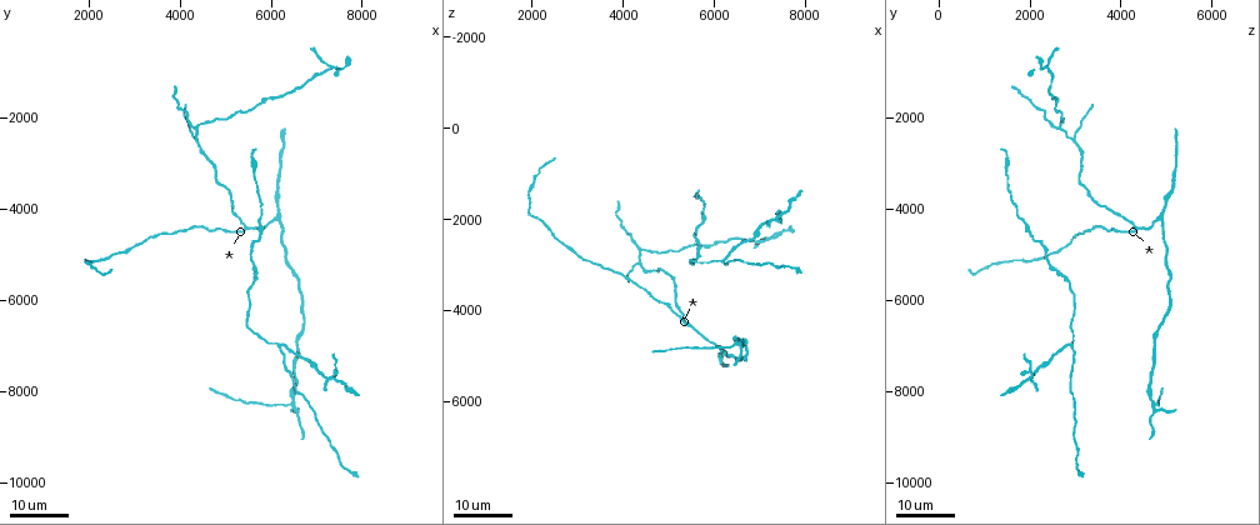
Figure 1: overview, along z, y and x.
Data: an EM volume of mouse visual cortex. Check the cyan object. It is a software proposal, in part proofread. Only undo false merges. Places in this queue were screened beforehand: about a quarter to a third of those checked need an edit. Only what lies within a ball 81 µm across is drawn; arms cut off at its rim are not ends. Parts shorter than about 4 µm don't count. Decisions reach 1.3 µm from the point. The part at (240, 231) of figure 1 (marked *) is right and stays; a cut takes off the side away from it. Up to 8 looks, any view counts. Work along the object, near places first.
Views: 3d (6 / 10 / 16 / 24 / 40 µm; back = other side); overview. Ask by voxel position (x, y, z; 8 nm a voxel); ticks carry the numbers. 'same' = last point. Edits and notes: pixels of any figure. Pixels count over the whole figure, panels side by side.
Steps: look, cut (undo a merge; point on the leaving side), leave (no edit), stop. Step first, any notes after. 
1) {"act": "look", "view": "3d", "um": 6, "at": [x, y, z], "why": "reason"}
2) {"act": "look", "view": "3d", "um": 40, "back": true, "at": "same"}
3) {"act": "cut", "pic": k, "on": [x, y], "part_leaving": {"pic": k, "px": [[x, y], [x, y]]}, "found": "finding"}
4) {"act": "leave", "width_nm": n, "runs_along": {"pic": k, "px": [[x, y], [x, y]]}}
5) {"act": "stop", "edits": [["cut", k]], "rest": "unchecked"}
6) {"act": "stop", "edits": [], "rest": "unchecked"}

{"act": "look", "view": "3d", "um": 16, "at": [5500, 4450, 4300], "why": "three arms meet"}

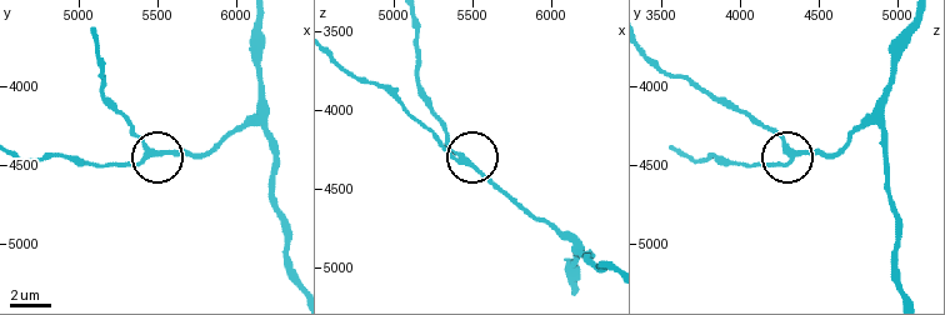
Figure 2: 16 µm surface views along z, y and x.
{"act": "look", "view": "3d", "um": 10, "at": [5480, 4420, 4320], "why": "closer look"}

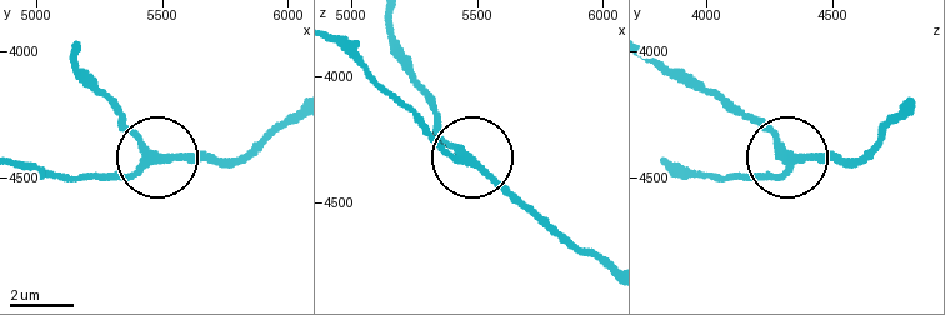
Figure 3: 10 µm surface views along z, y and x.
{"act": "leave", "width_nm": 250, "runs_along": {"pic": 3, "px": [[124, 176], [163, 160], [231, 160]]}, "found": "continuous, no second neuron"}

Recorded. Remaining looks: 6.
{"act": "look", "view": "3d", "um": 24, "at": [6150, 7050, 2950], "why": "three arms meet"}

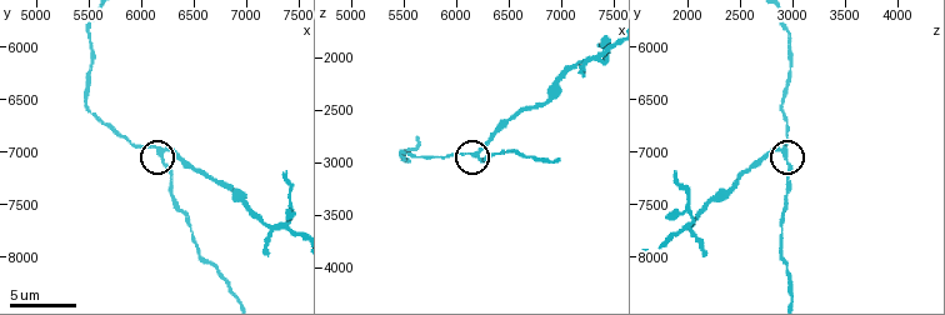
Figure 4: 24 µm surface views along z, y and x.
{"act": "look", "view": "3d", "um": 10, "at": [6200, 7000, 2940]}

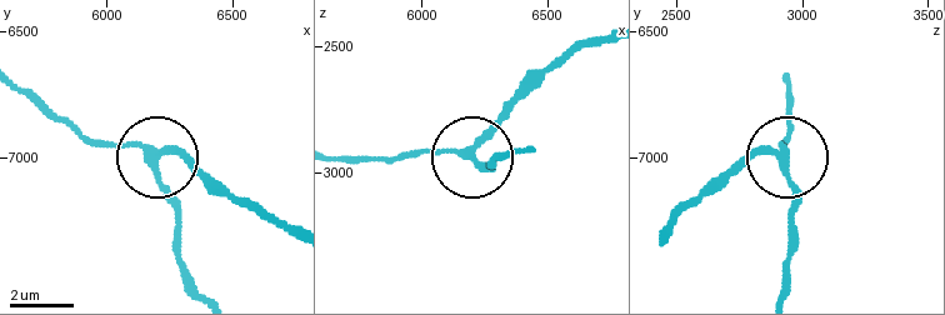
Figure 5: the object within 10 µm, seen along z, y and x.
{"act": "cut", "pic": 5, "on": [188, 154], "arms": 3, "found": "two neurons meet here"}

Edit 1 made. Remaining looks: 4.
{"act": "look", "view": "3d", "um": 24, "at": [6650, 6350, 4950], "why": "calibre changes"}

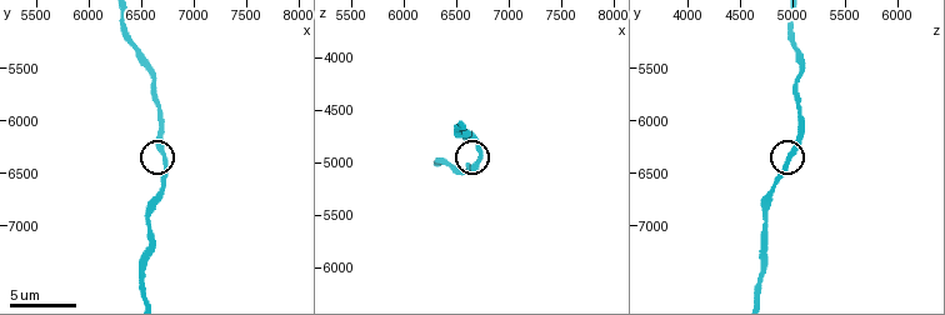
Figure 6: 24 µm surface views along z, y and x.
{"act": "look", "view": "3d", "um": 10, "at": [6700, 6300, 5020]}

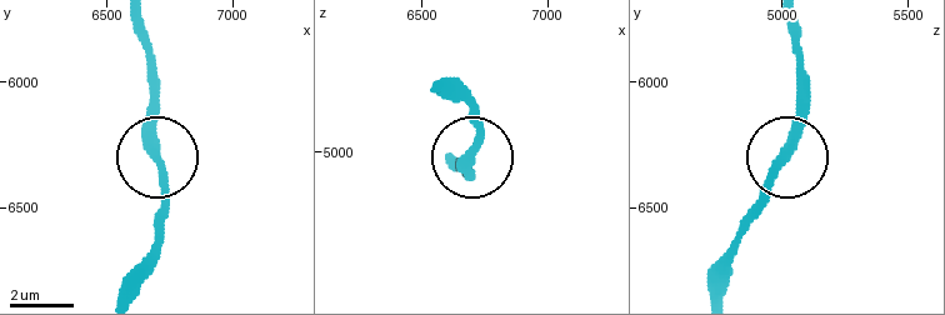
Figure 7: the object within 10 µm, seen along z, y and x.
{"act": "leave", "runs_along": {"pic": 7, "px": [[795, 25], [795, 139], [768, 203], [733, 240]]}, "found": "continuous, no second neuron"}

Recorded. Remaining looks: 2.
{"act": "look", "view": "3d", "um": 16, "at": [6200, 4150, 4950], "why": "branch point"}

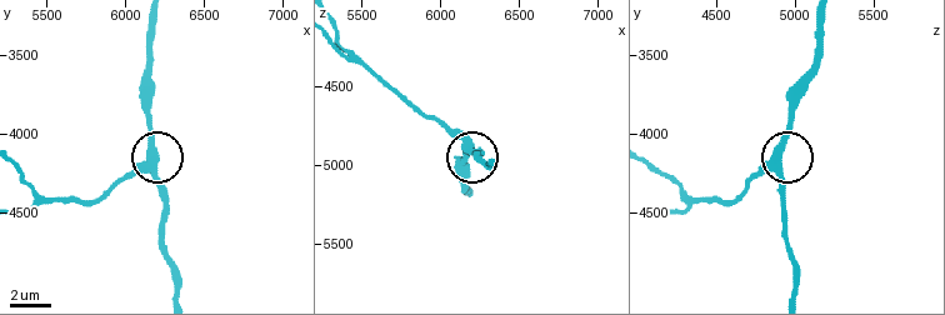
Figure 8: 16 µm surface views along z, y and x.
{"act": "look", "view": "3d", "um": 6, "at": [6180, 4200, 4900]}

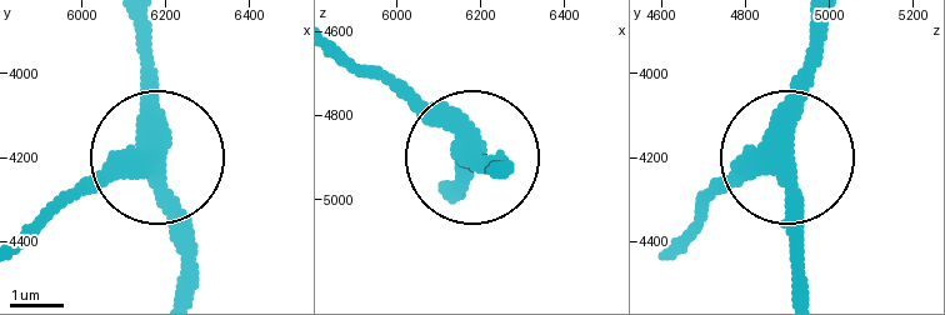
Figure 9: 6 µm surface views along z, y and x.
{"act": "leave", "side_arm_um": 17, "runs_along": {"pic": 9, "px": [[33, 229], [149, 161], [154, 31]]}, "found": "one neuron here"}

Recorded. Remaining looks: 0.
{"act": "stop", "edits": [["cut", 5]], "rest": "unchecked"}

